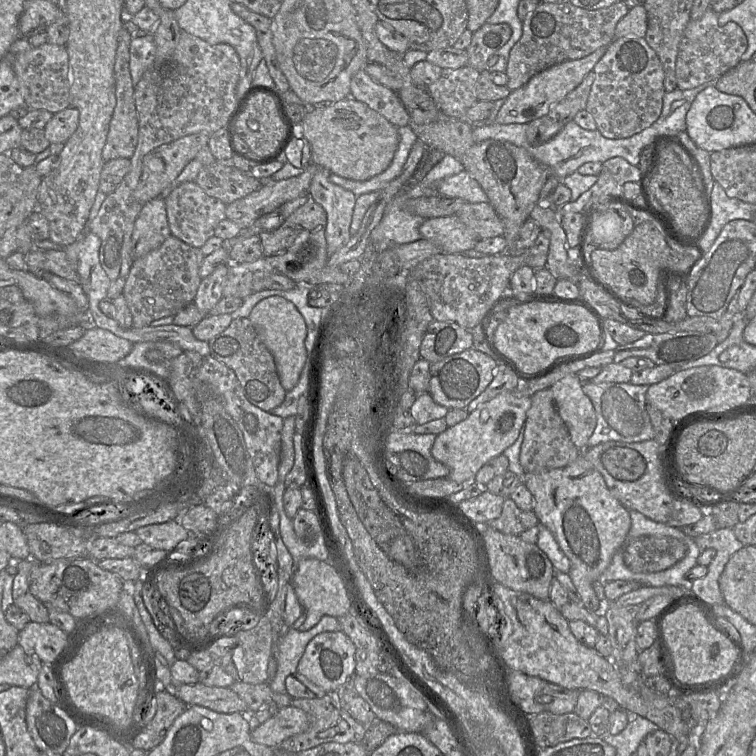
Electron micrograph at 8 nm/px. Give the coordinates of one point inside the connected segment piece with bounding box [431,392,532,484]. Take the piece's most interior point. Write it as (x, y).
(493, 426)

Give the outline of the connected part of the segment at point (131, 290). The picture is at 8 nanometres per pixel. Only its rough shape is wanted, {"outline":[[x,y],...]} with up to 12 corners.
{"outline":[[170,235],[135,259],[133,327],[174,316],[202,280],[200,248]]}

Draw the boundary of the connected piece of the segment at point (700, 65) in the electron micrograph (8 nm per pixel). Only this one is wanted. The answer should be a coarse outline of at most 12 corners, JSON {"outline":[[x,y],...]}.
{"outline":[[709,7],[687,23],[675,64],[677,88],[715,82],[748,44],[735,22]]}

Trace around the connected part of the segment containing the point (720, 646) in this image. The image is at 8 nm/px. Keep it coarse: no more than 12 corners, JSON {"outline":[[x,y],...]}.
{"outline":[[694,605],[660,631],[675,677],[706,684],[729,671],[733,644]]}

